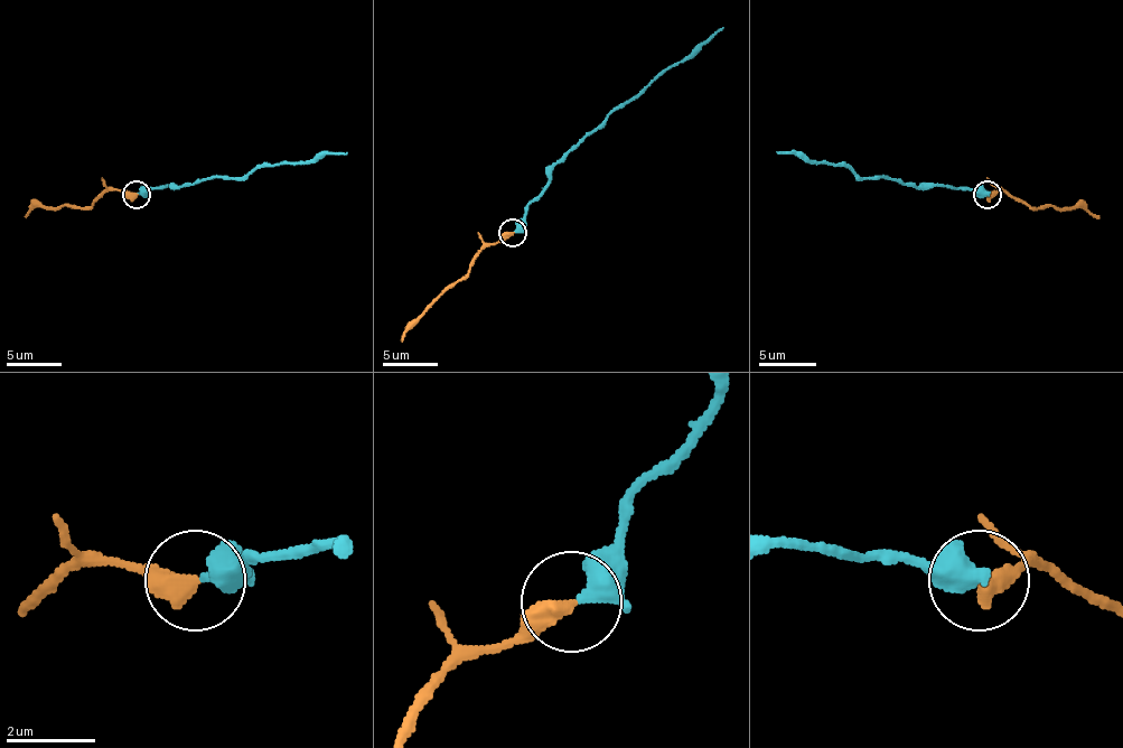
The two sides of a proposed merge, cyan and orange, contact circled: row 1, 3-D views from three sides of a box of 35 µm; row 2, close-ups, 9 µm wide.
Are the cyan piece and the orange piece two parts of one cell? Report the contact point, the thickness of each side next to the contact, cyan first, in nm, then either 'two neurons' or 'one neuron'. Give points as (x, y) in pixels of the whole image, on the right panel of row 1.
(986, 194) | 480/480 nm | two neurons

